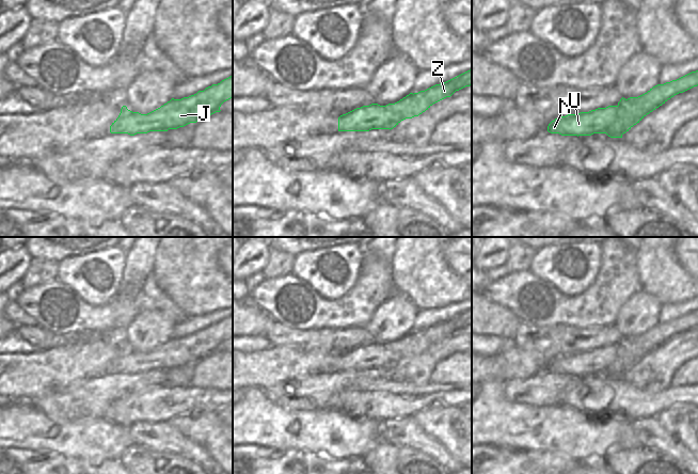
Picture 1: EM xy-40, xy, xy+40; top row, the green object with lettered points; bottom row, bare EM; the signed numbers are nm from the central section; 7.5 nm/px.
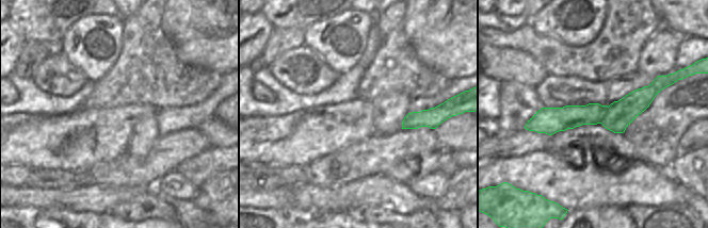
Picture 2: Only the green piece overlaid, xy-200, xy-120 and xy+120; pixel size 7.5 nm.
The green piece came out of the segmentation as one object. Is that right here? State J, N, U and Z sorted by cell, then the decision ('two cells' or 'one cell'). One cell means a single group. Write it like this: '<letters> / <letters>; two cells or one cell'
J N U / Z; two cells

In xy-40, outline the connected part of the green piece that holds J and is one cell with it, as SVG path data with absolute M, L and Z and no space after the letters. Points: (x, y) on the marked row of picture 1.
M233 80L218 83L196 97L172 98L147 114L132 112L123 106L118 117L110 126L110 132L134 136L177 129L220 112L221 105L231 98L233 98Z

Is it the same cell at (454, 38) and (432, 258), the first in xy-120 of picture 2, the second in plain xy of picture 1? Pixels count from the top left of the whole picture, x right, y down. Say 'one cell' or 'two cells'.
one cell

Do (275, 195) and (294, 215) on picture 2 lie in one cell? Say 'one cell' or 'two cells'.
two cells

